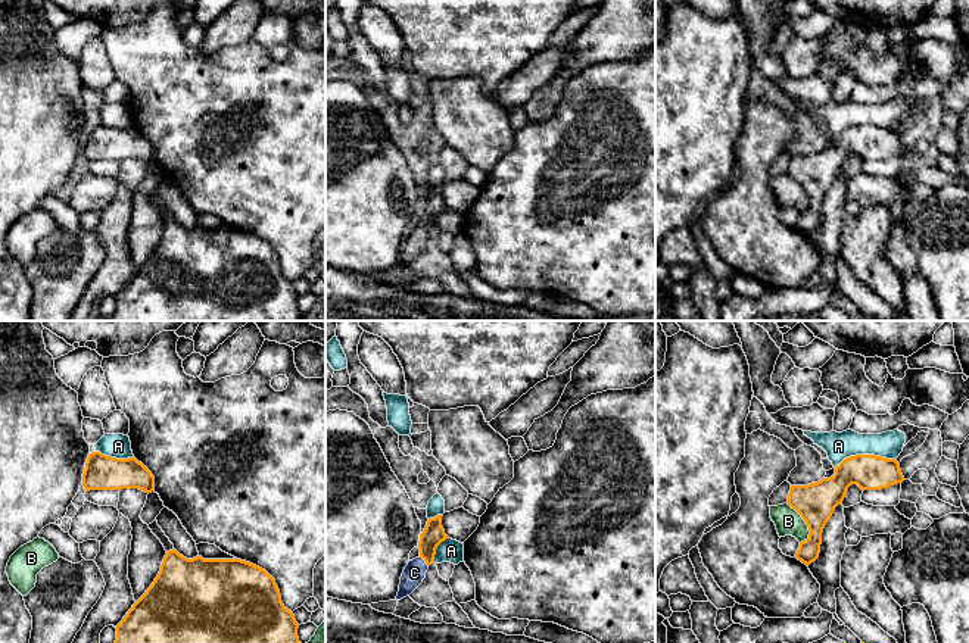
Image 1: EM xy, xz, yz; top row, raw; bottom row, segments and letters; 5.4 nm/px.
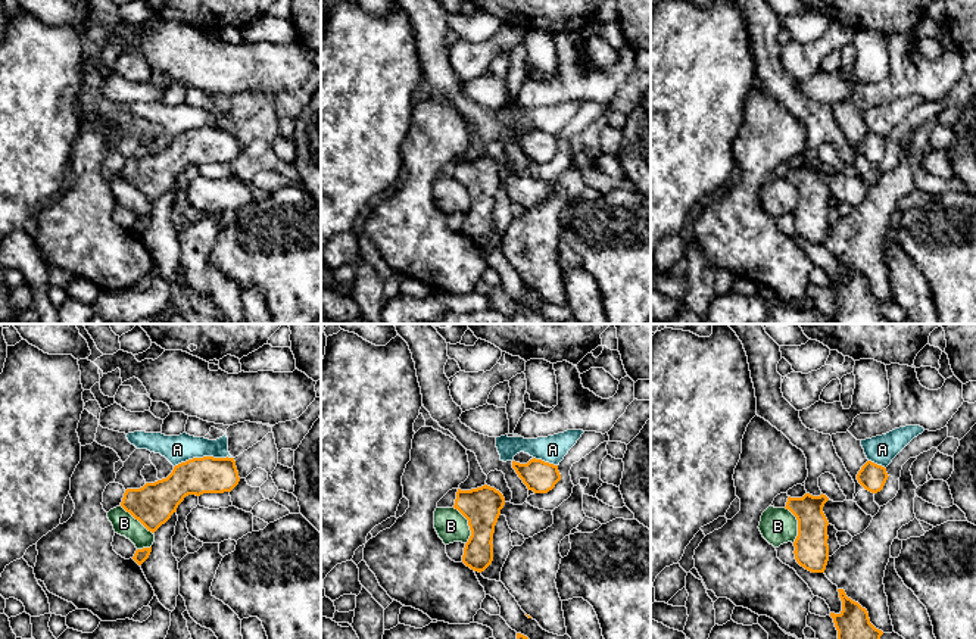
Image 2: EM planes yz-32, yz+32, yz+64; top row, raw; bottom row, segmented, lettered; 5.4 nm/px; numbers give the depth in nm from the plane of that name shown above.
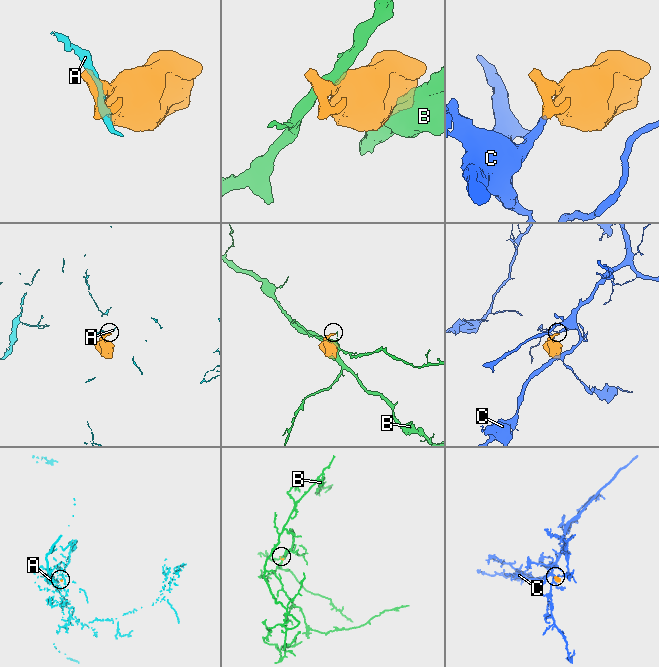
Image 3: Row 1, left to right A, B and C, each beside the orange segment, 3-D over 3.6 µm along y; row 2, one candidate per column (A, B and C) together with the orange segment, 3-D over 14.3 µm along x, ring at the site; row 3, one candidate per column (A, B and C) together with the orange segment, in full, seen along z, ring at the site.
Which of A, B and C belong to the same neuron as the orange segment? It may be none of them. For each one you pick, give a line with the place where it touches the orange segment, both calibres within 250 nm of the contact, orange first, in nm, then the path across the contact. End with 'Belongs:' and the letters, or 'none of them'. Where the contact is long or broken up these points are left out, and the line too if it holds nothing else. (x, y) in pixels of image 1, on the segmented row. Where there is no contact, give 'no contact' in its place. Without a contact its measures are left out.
C: xz (424, 559) | 120/120 nm | across xz (433, 534), (424, 559), (414, 573)
Belongs: C

